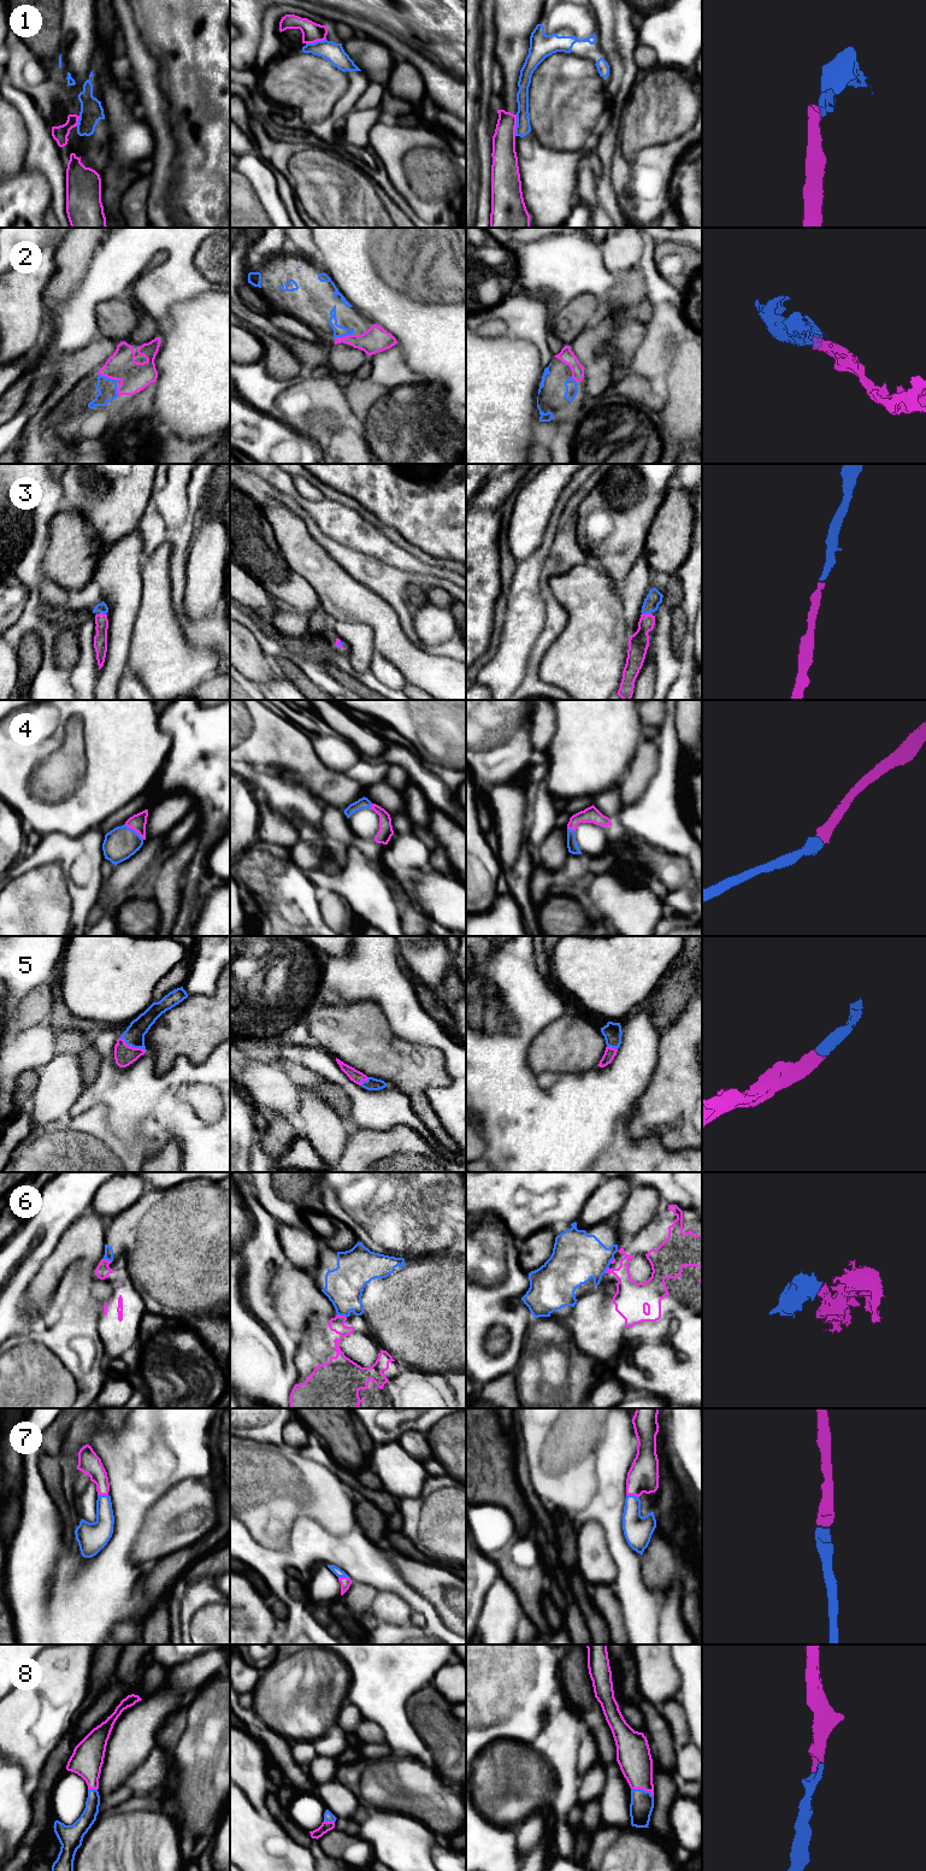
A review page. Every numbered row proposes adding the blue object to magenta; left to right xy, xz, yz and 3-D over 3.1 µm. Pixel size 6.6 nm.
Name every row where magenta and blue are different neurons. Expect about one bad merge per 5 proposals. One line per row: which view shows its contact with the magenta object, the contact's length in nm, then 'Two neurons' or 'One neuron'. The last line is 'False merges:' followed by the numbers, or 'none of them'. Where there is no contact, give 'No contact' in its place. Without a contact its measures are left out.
1: Touches magenta in yz. Shared border 140 nm. Two neurons
2: Touches magenta in xy. Shared border 140 nm. One neuron
3: Touches magenta in yz. Shared border 50 nm. One neuron
4: Touches magenta in xy. Shared border 170 nm. One neuron
5: Touches magenta in xy. Shared border 200 nm. One neuron
6: Touches magenta in xz. Shared border 70 nm. Two neurons
7: Touches magenta in yz. Shared border 90 nm. One neuron
8: Touches magenta in yz. Shared border 160 nm. One neuron
False merges: 1, 6

